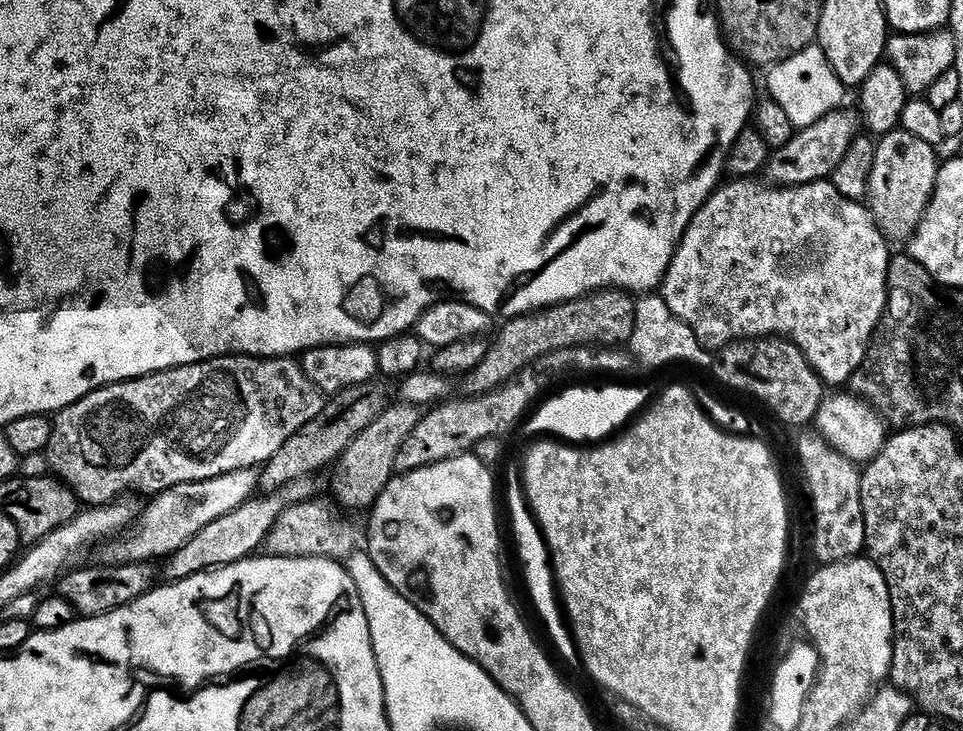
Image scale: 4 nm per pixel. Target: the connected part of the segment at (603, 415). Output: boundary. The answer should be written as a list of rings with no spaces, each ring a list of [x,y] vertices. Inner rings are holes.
[[[616,384],[609,388],[568,388],[553,400],[545,399],[535,409],[536,417],[535,412],[531,417],[532,428],[536,432],[549,432],[552,435],[549,437],[559,438],[564,442],[604,442],[613,434],[619,433],[643,406],[650,406],[656,391],[652,386],[646,389],[619,388]]]

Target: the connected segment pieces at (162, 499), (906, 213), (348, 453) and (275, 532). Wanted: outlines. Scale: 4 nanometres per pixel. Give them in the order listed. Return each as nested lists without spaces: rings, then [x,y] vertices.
[[[254,468],[234,470],[213,480],[193,484],[179,484],[159,493],[152,505],[145,507],[138,517],[138,523],[127,534],[113,539],[107,545],[109,565],[143,564],[160,562],[186,546],[198,530],[206,530],[210,522],[238,510],[246,501],[253,499],[260,488],[260,472]]]
[[[899,131],[879,137],[876,146],[874,170],[868,183],[868,198],[876,198],[870,210],[878,210],[877,224],[892,241],[896,236],[910,234],[910,228],[917,232],[924,221],[932,195],[936,192],[936,179],[940,173],[941,161],[936,160],[937,149],[931,144],[914,138],[914,134]]]
[[[393,403],[373,424],[366,426],[366,430],[358,434],[358,438],[354,438],[352,445],[340,457],[338,461],[340,473],[336,476],[337,498],[335,499],[345,509],[371,509],[382,494],[382,490],[388,485],[388,481],[392,479],[396,472],[398,450],[402,450],[402,442],[410,438],[410,430],[418,426],[422,415],[421,409],[415,403],[413,404]]]
[[[323,499],[309,500],[283,512],[264,539],[263,551],[282,558],[312,558],[347,562],[362,544],[362,528],[355,524],[335,503],[323,504]]]

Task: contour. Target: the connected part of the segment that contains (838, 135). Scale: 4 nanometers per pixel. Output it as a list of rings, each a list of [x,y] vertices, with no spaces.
[[[844,111],[831,112],[814,126],[799,129],[786,147],[773,151],[768,157],[766,169],[766,176],[772,179],[769,181],[782,188],[797,188],[803,184],[828,180],[862,132],[861,117],[855,111],[854,113]]]

